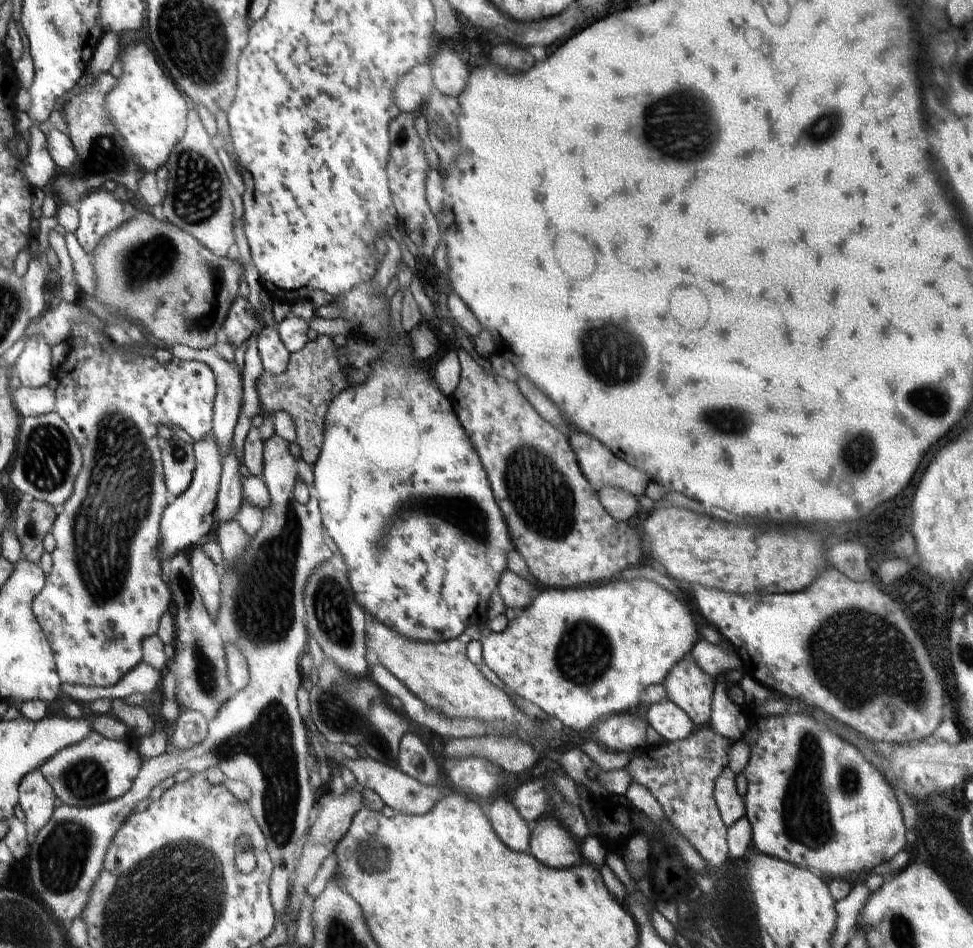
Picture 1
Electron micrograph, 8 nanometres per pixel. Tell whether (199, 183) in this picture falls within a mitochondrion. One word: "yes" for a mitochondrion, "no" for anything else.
yes

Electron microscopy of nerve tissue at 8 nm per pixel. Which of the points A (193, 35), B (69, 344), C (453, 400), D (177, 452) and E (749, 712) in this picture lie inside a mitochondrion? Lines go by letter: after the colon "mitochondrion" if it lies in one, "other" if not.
A: mitochondrion
B: other
C: other
D: mitochondrion
E: other

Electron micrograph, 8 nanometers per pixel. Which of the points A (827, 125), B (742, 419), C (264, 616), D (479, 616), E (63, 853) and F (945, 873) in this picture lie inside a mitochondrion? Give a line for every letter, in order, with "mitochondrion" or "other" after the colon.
A: mitochondrion
B: mitochondrion
C: mitochondrion
D: other
E: mitochondrion
F: other

